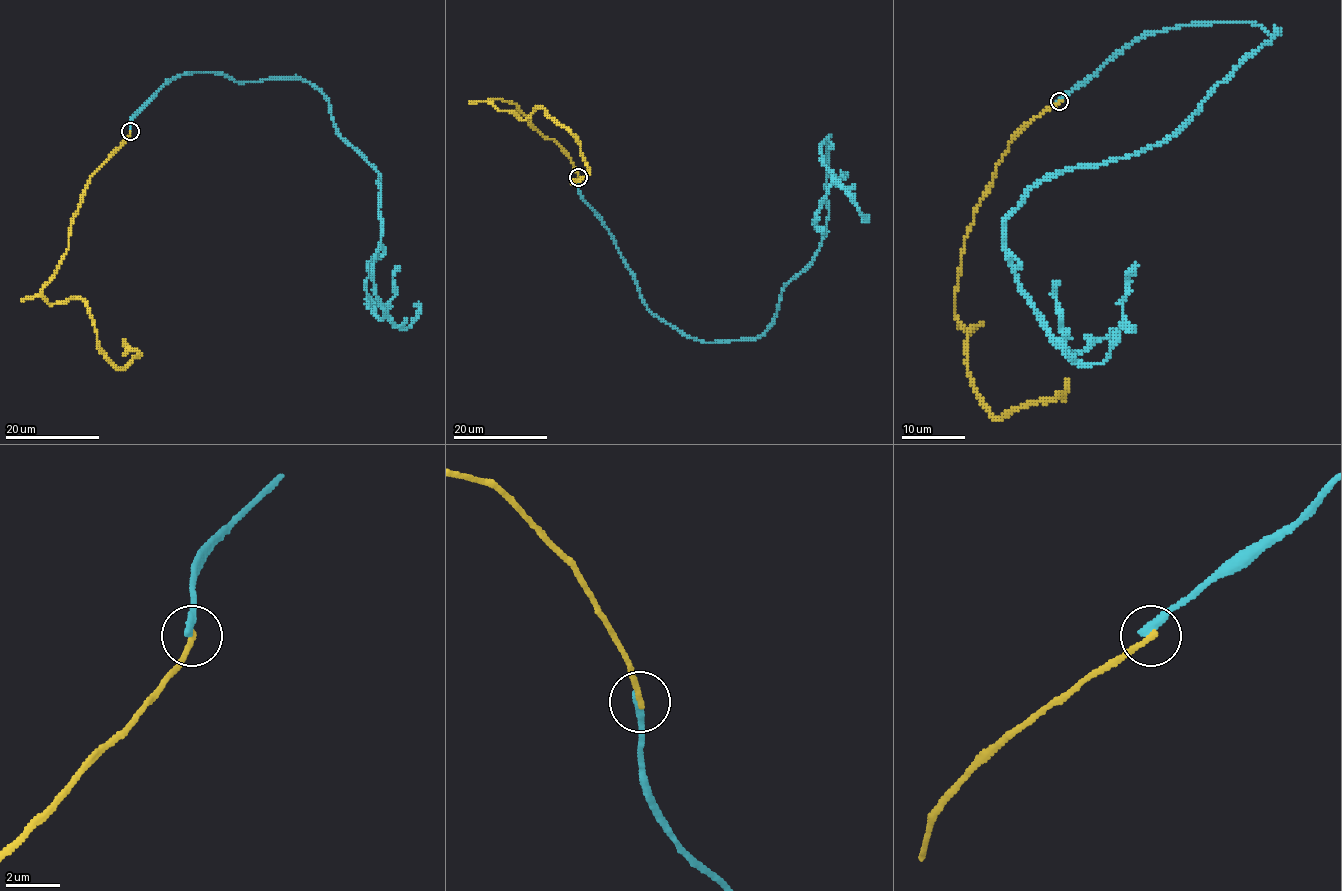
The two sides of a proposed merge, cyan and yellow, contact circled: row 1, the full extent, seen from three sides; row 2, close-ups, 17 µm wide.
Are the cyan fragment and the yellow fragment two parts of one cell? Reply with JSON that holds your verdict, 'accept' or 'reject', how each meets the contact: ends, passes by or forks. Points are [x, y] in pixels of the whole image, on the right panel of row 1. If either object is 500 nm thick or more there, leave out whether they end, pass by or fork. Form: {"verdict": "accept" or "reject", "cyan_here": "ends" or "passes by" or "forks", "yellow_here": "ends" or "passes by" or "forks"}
{"verdict": "reject", "cyan_here": "ends", "yellow_here": "ends"}

